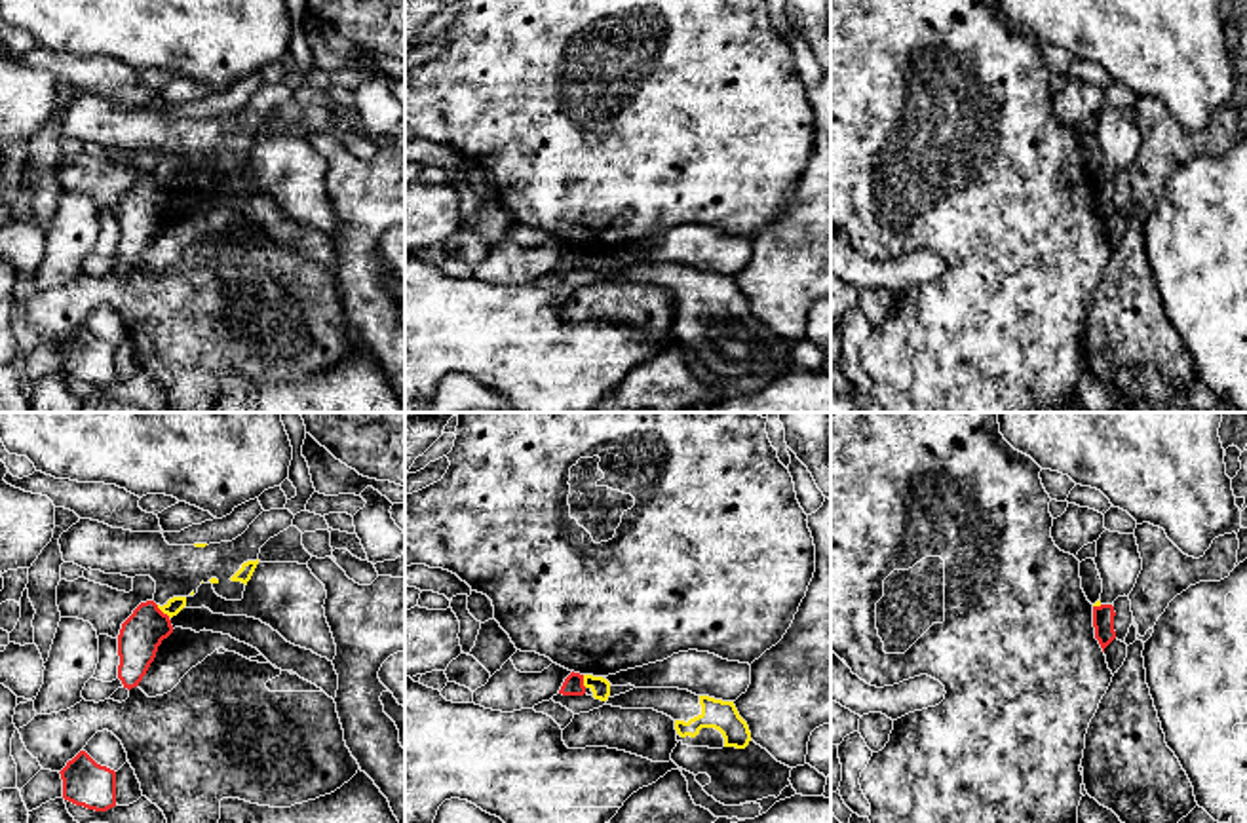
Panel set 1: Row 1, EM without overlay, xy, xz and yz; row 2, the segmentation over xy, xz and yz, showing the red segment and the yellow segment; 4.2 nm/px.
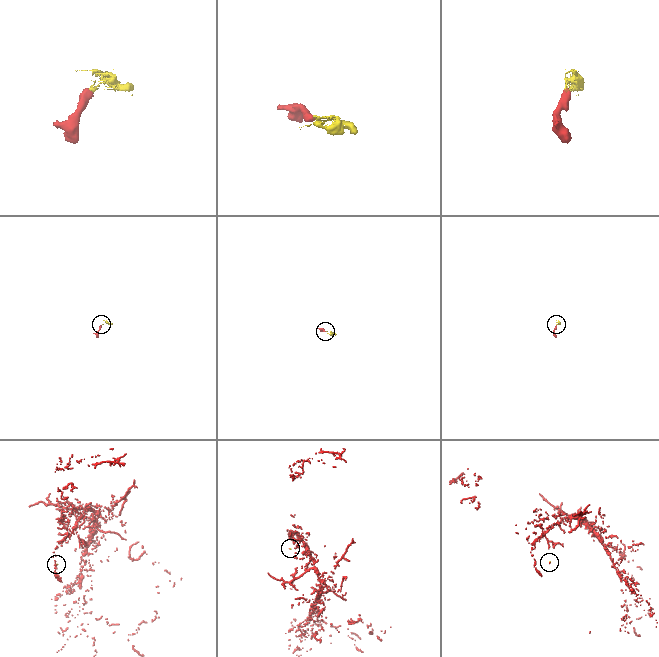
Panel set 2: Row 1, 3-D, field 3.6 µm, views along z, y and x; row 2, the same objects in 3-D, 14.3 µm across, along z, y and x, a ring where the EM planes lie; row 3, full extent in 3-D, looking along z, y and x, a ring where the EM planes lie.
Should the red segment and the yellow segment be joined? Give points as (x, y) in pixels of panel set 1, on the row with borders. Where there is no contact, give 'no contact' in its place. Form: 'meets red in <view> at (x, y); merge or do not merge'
meets red in xy at (162, 612); do not merge

